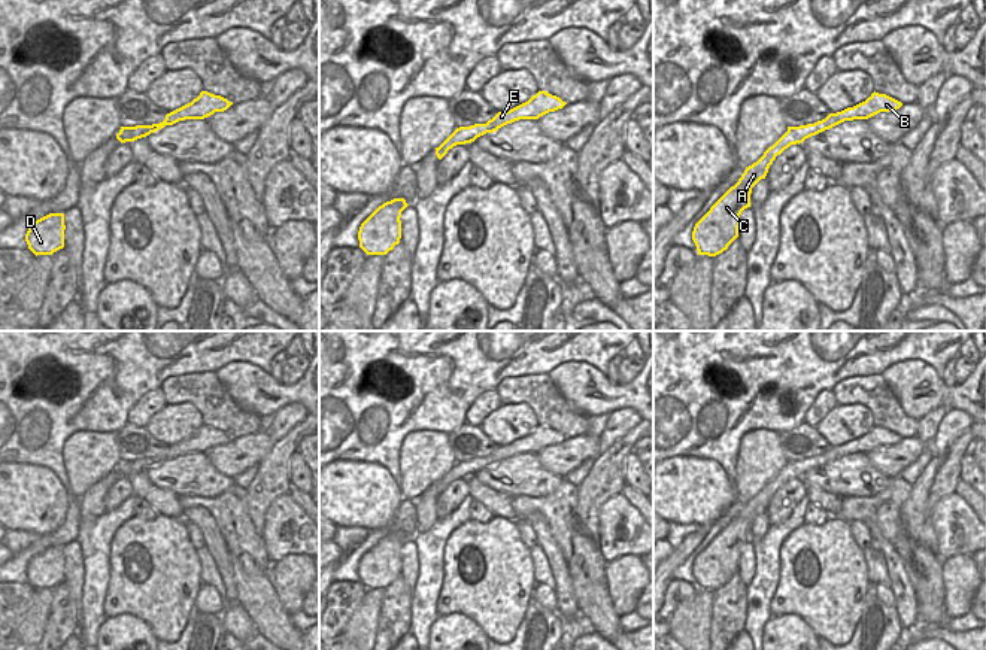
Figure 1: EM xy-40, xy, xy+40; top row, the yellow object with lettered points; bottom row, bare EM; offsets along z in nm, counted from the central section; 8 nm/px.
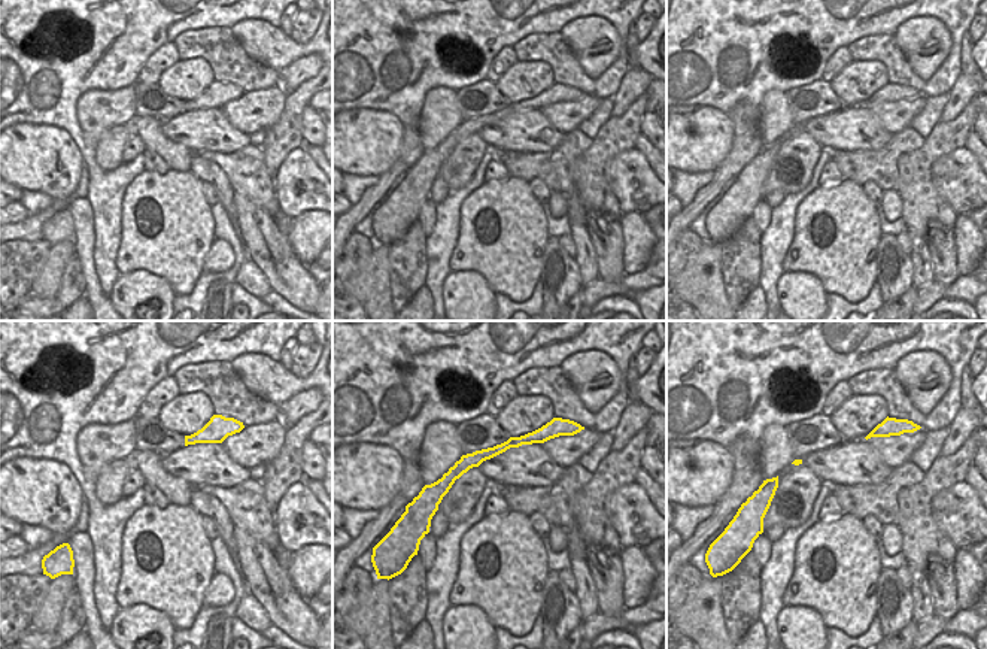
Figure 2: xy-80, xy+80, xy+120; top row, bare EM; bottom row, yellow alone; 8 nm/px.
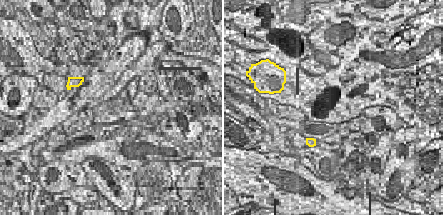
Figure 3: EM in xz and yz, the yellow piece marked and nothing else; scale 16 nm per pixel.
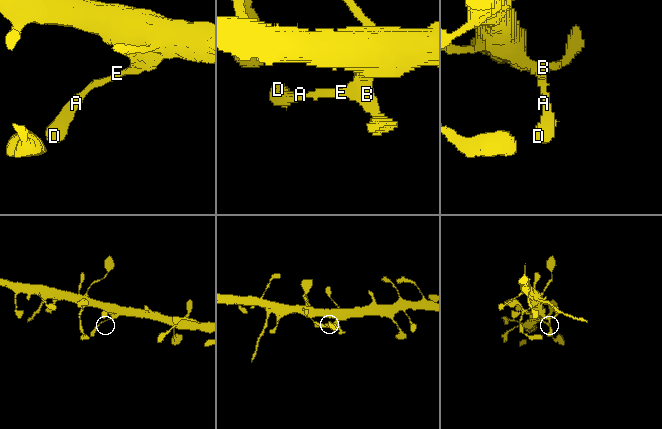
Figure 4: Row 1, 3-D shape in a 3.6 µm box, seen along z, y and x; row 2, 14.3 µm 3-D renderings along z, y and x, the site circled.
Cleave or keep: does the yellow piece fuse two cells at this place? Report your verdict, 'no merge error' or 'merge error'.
no merge error

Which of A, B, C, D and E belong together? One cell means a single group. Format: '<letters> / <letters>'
A B C D E

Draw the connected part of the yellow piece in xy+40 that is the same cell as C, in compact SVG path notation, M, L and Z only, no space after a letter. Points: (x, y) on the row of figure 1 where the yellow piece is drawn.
M874 91L865 101L841 112L829 113L822 121L800 127L788 127L788 131L770 146L756 162L746 167L738 182L731 186L695 224L692 240L698 255L716 256L726 250L738 237L740 215L744 209L750 207L752 188L761 179L765 179L776 157L791 145L800 145L806 139L844 121L868 119L880 112L894 112L901 106L901 101Z

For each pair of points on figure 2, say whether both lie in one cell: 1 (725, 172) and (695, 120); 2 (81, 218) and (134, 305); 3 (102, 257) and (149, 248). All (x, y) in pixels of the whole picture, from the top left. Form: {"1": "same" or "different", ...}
{"1": "different", "2": "different", "3": "different"}

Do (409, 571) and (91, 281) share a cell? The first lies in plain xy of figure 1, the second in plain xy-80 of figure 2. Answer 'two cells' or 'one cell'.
one cell

